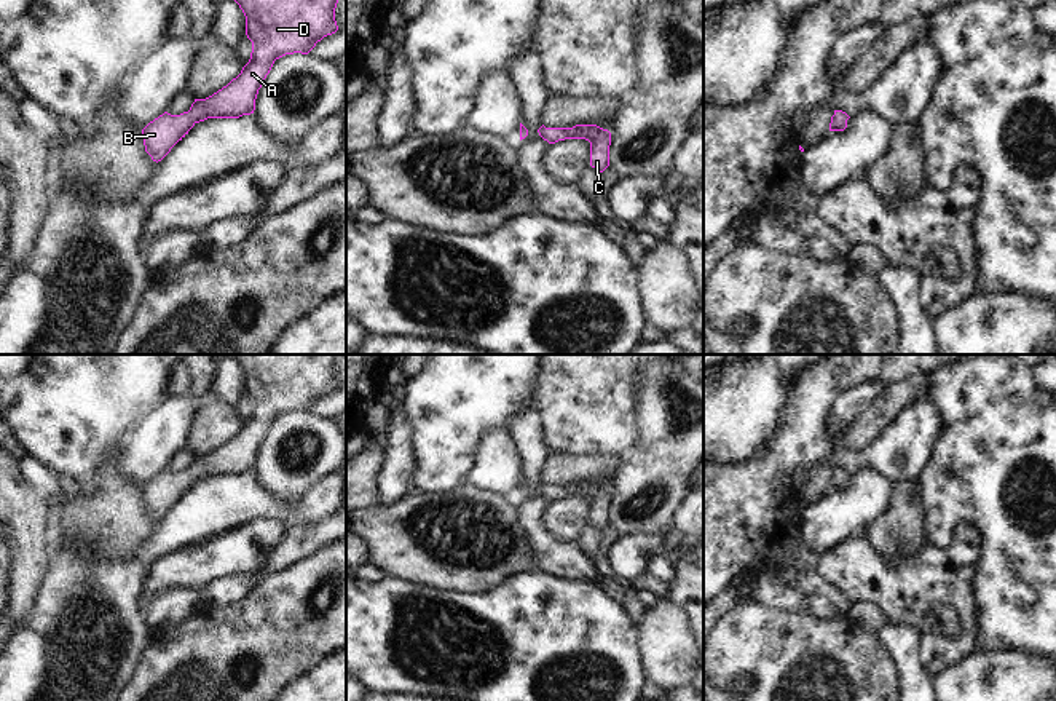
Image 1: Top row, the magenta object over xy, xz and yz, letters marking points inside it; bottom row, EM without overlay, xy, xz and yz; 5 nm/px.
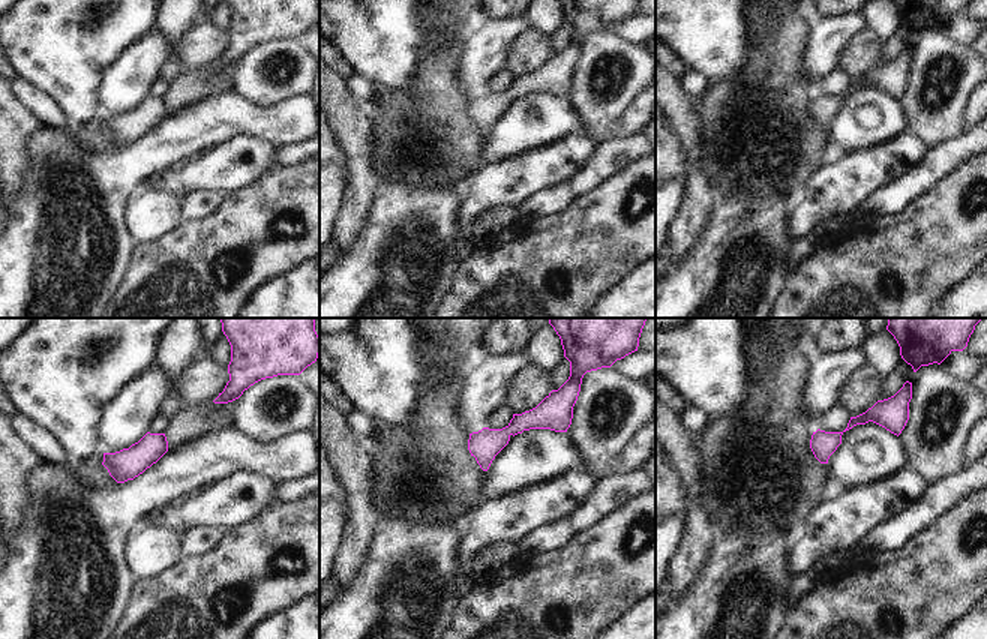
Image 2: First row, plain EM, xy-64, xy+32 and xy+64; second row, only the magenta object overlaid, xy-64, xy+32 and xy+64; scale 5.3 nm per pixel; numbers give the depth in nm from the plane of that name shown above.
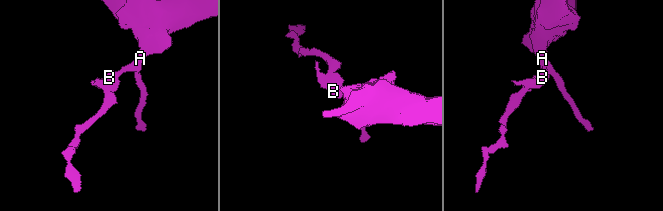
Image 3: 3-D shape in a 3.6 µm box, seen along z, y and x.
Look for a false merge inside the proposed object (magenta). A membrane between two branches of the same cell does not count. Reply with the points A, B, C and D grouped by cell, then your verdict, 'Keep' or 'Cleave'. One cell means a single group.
Groups: A B C D. Keep.

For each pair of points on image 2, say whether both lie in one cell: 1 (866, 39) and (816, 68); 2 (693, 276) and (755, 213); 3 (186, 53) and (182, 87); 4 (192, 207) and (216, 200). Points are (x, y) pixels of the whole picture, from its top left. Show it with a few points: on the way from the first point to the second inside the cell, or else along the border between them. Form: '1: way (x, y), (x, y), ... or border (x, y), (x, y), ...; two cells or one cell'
1: border (863, 27), (848, 41), (836, 66); two cells
2: way (708, 261), (741, 228); one cell
3: border (212, 65), (203, 69), (183, 71); two cells
4: way (198, 206), (210, 201); one cell

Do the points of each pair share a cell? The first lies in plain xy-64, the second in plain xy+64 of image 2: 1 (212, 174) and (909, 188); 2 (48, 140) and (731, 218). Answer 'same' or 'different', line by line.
1: different
2: same

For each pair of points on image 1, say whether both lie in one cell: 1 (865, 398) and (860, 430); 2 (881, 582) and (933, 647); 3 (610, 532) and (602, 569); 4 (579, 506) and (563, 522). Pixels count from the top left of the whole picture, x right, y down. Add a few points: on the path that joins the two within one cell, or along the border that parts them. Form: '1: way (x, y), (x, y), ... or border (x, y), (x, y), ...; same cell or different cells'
1: border (886, 387), (849, 423), (831, 433); different cells
2: way (914, 588), (943, 588), (965, 610), (965, 629); same cell
3: way (606, 542), (602, 550), (602, 559); same cell
4: way (576, 510), (567, 519); same cell

